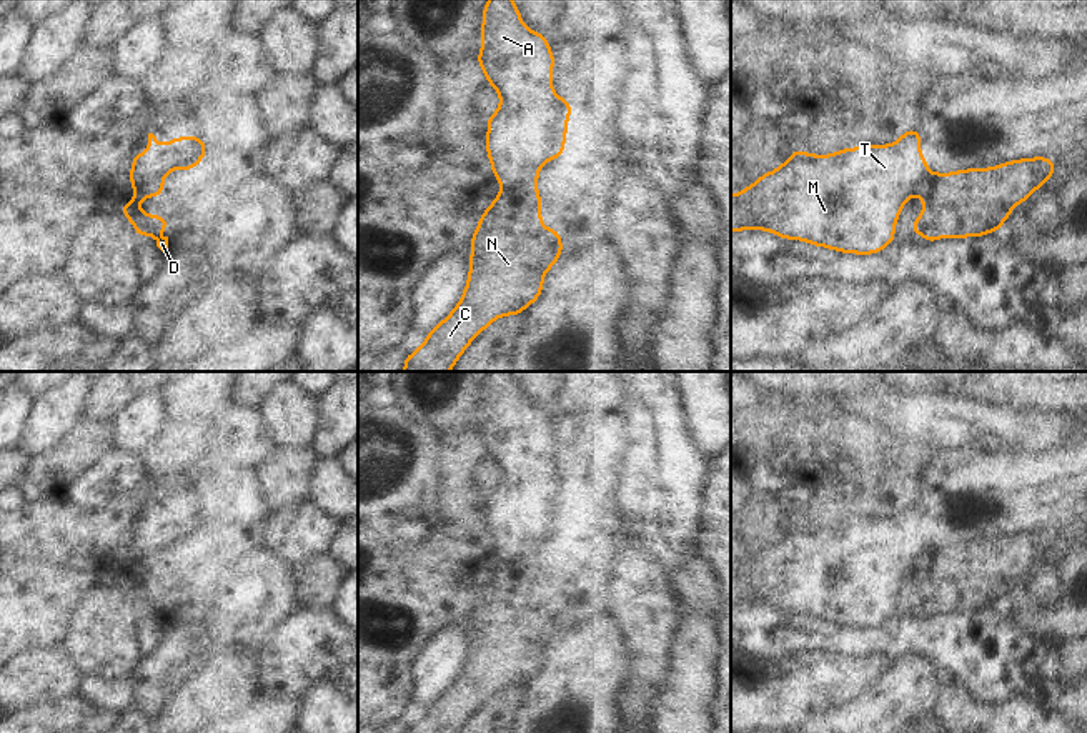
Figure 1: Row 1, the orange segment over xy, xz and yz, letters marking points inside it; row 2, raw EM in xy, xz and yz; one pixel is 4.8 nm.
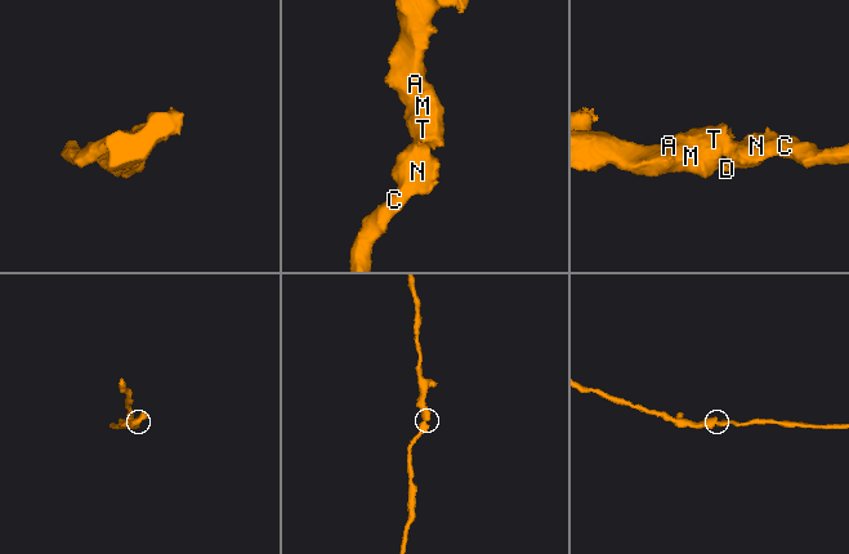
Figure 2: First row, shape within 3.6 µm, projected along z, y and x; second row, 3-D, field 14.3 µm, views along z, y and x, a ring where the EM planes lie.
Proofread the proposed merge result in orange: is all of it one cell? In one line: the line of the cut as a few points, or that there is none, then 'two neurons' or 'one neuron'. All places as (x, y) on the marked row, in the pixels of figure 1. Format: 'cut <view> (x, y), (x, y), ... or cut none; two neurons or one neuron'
cut xz (535, 184), (505, 190); two neurons

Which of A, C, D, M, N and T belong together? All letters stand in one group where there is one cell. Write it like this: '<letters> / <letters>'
A M T / C D N

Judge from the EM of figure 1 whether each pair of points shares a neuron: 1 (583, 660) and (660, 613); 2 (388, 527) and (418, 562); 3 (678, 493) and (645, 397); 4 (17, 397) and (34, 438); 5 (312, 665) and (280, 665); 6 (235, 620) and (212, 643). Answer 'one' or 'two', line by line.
1: two
2: two
3: one
4: two
5: one
6: two

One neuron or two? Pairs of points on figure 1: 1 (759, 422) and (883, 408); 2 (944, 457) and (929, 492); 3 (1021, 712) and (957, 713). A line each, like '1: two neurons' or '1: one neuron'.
1: two neurons
2: one neuron
3: one neuron

